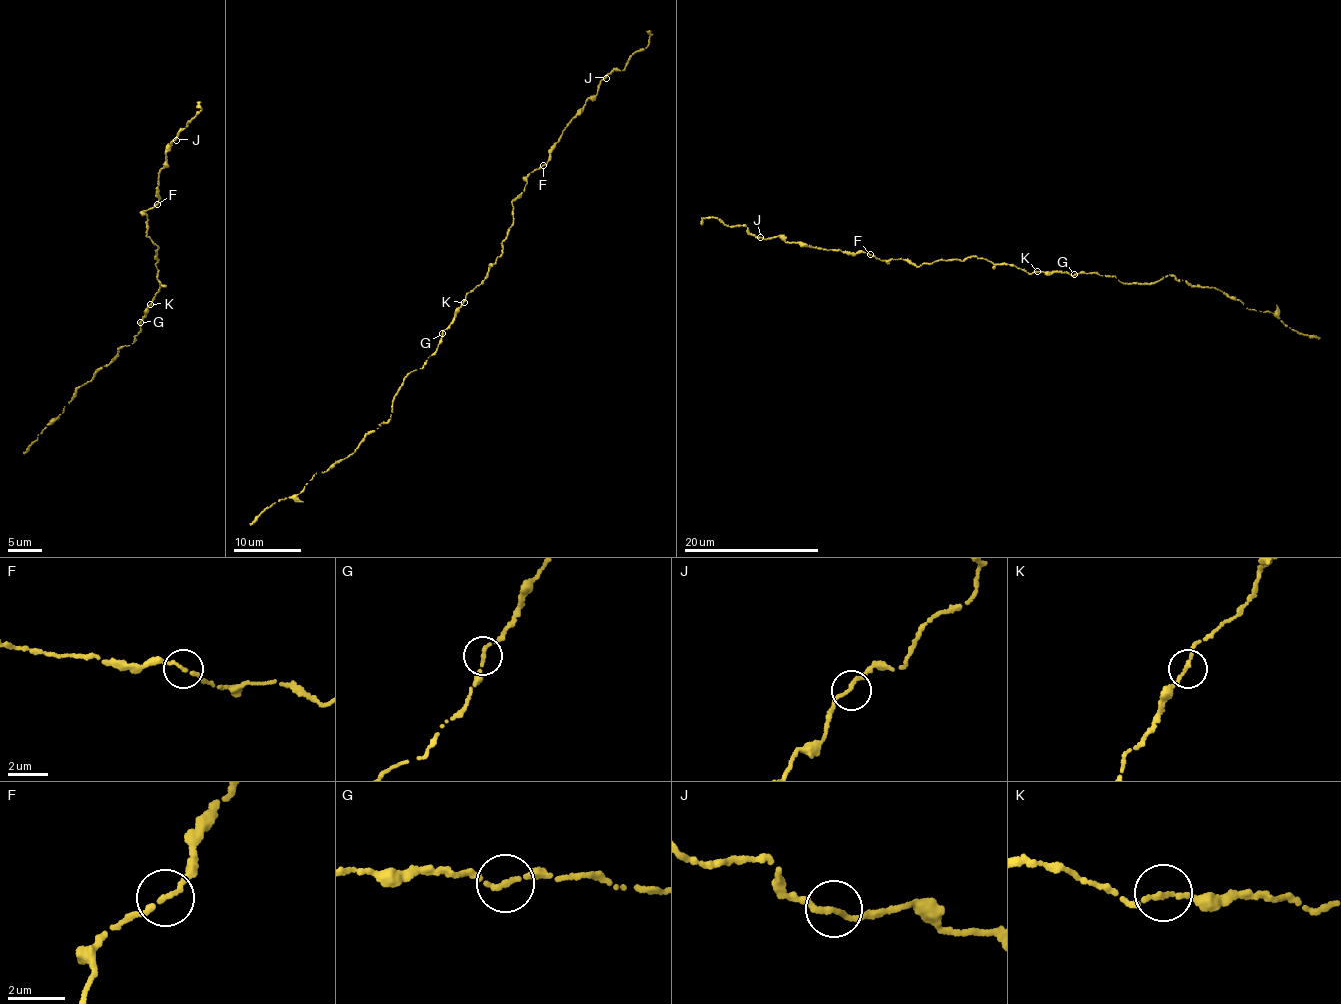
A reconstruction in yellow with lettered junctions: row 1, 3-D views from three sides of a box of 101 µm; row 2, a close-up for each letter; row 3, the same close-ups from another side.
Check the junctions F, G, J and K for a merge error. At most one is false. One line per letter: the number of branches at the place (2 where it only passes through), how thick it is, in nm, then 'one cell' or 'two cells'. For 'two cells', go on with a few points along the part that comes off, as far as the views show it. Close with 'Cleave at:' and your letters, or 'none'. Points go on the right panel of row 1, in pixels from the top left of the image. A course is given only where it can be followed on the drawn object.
F: 2 branches meet; 190 nm thick; one cell
G: 2 branches meet; 180 nm thick; one cell
J: 2 branches meet; 200 nm thick; one cell
K: 2 branches meet; 190 nm thick; one cell
Cleave at: none

